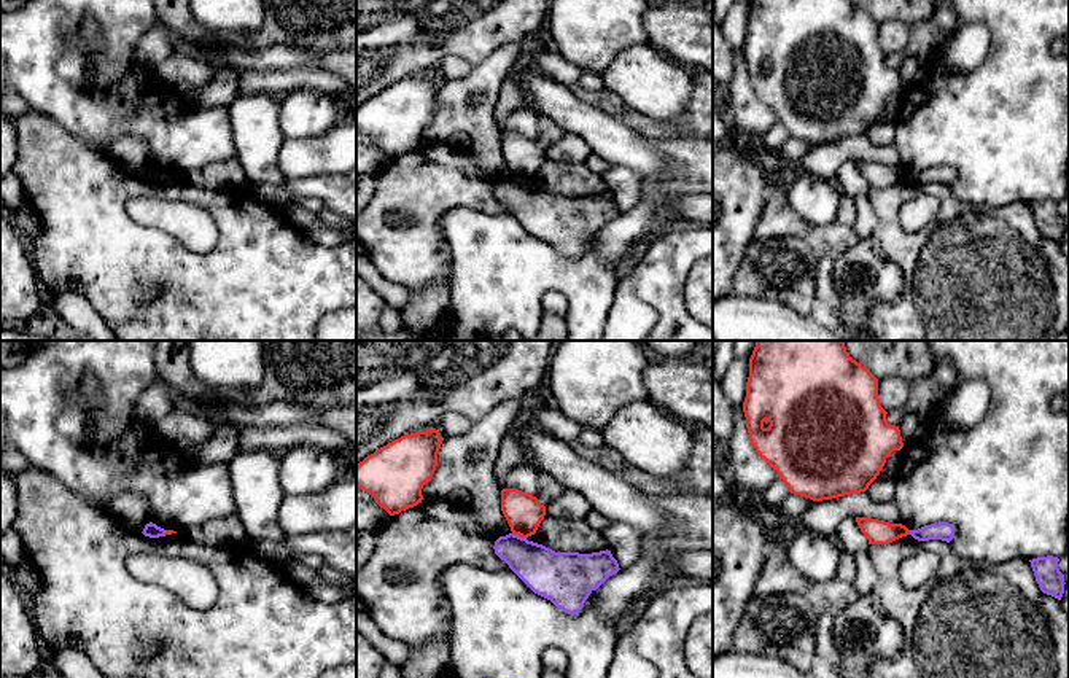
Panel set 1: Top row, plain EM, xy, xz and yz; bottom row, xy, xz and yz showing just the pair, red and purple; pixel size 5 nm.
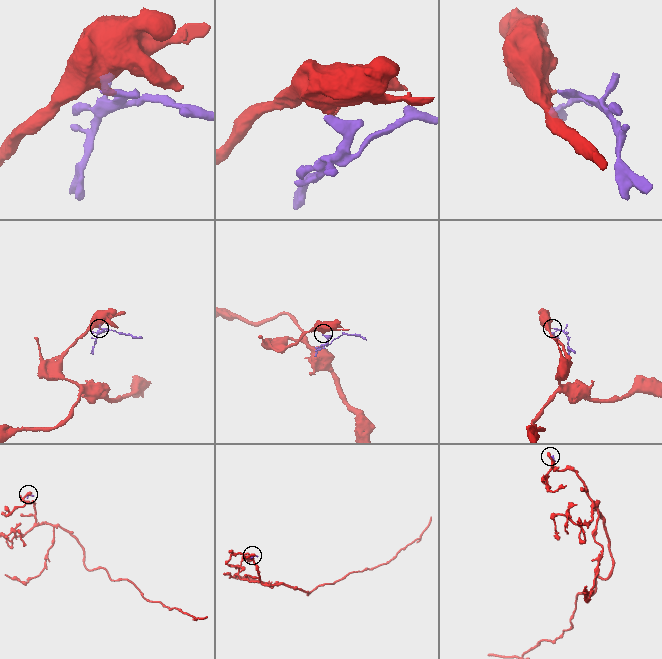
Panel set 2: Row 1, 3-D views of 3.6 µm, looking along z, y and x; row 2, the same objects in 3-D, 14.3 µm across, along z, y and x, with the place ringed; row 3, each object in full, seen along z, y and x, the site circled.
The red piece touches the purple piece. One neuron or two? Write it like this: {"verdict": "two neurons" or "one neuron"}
{"verdict": "two neurons"}

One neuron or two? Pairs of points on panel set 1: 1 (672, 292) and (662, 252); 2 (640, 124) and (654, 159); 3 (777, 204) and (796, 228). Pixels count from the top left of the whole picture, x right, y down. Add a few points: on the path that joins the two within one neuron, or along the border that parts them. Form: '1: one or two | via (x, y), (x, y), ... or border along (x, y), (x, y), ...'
1: one | via (662, 282), (662, 261)
2: two | border along (613, 116), (645, 136)
3: one | via (778, 210), (789, 222)

